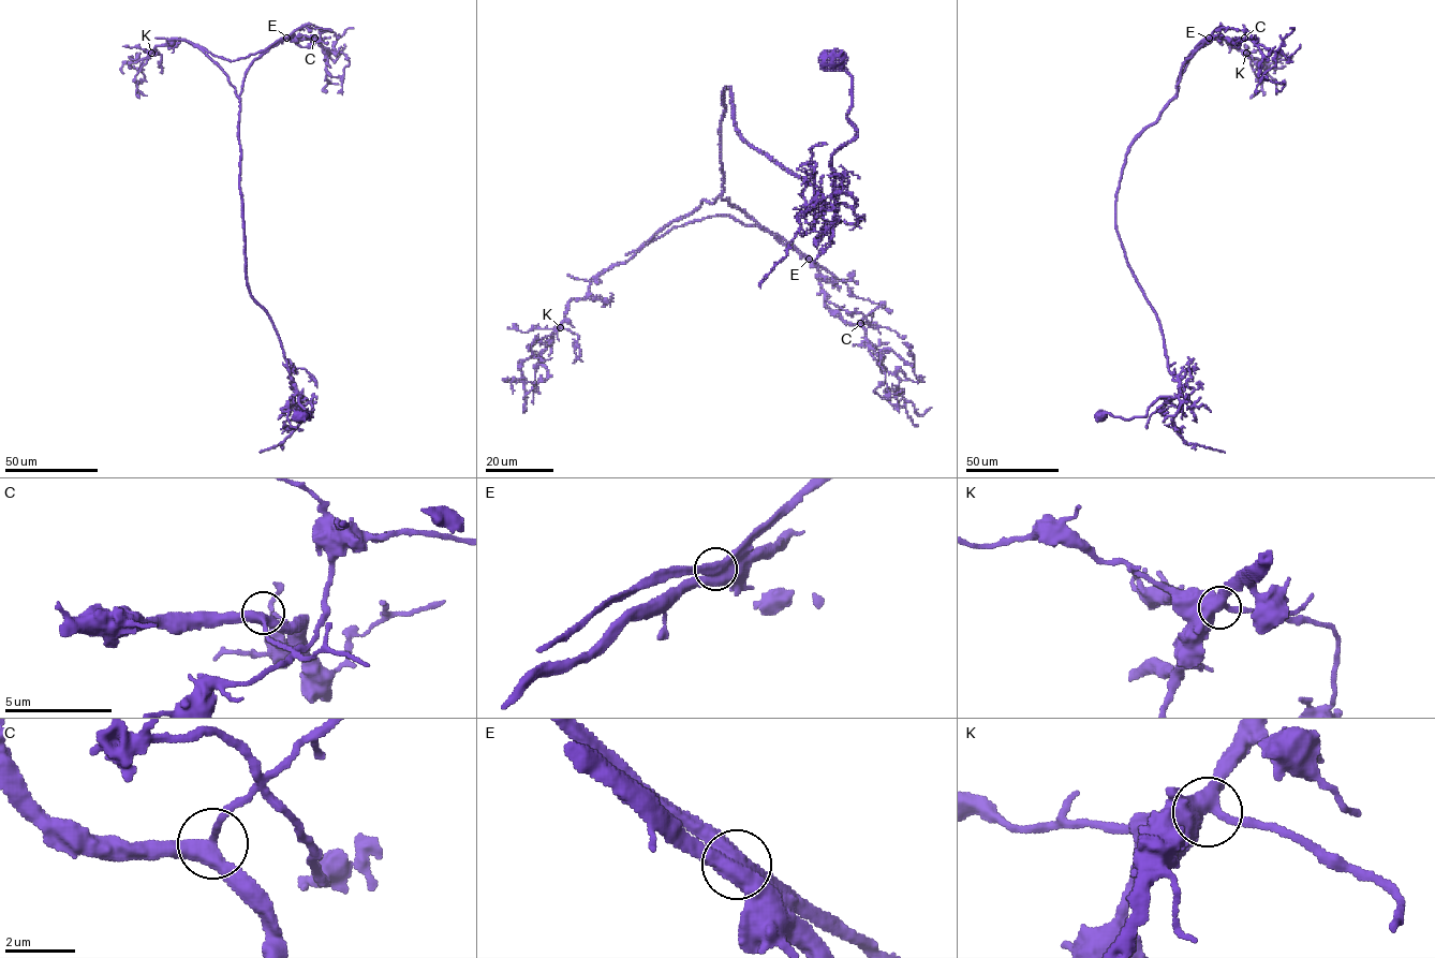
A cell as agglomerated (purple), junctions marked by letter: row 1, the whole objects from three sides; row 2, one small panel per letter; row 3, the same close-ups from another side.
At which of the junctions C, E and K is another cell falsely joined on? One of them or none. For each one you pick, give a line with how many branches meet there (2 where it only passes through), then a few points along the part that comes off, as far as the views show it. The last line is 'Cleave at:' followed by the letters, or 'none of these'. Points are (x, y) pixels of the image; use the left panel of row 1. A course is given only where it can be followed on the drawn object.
E: Branches: 3. Course of the part to remove: (286, 38), (265, 49), (231, 61), (187, 41)
Cleave at: E

